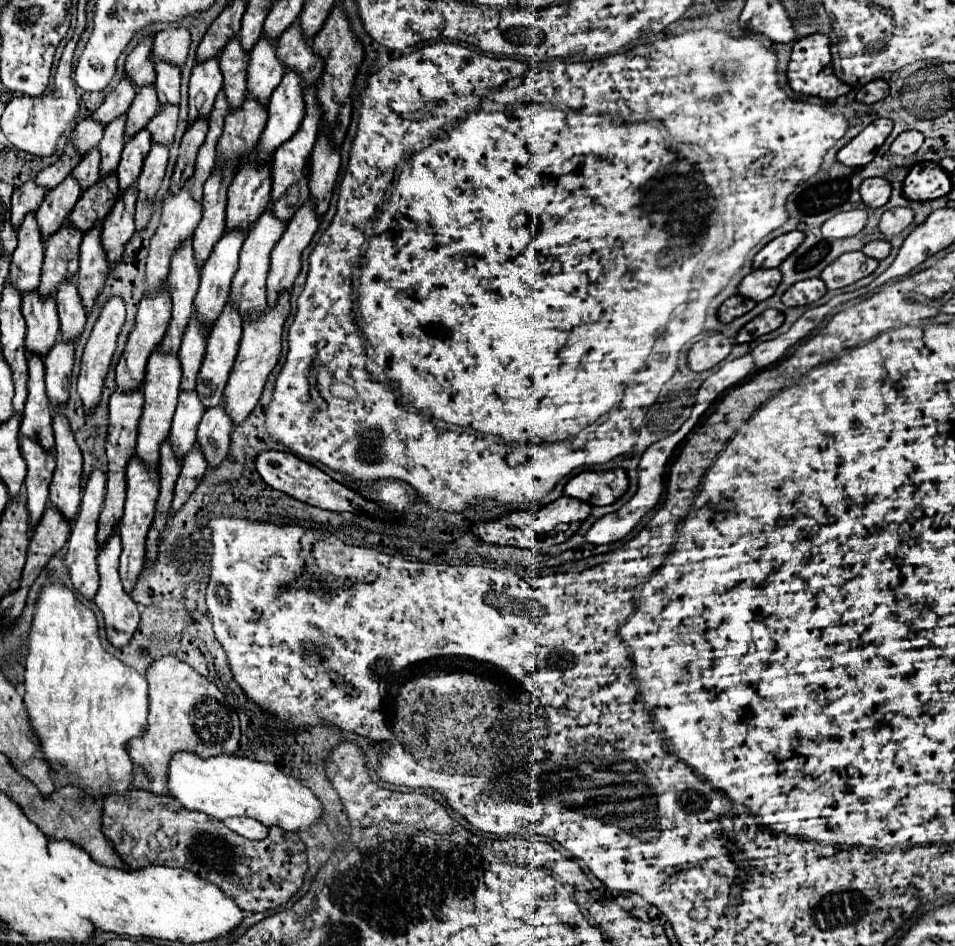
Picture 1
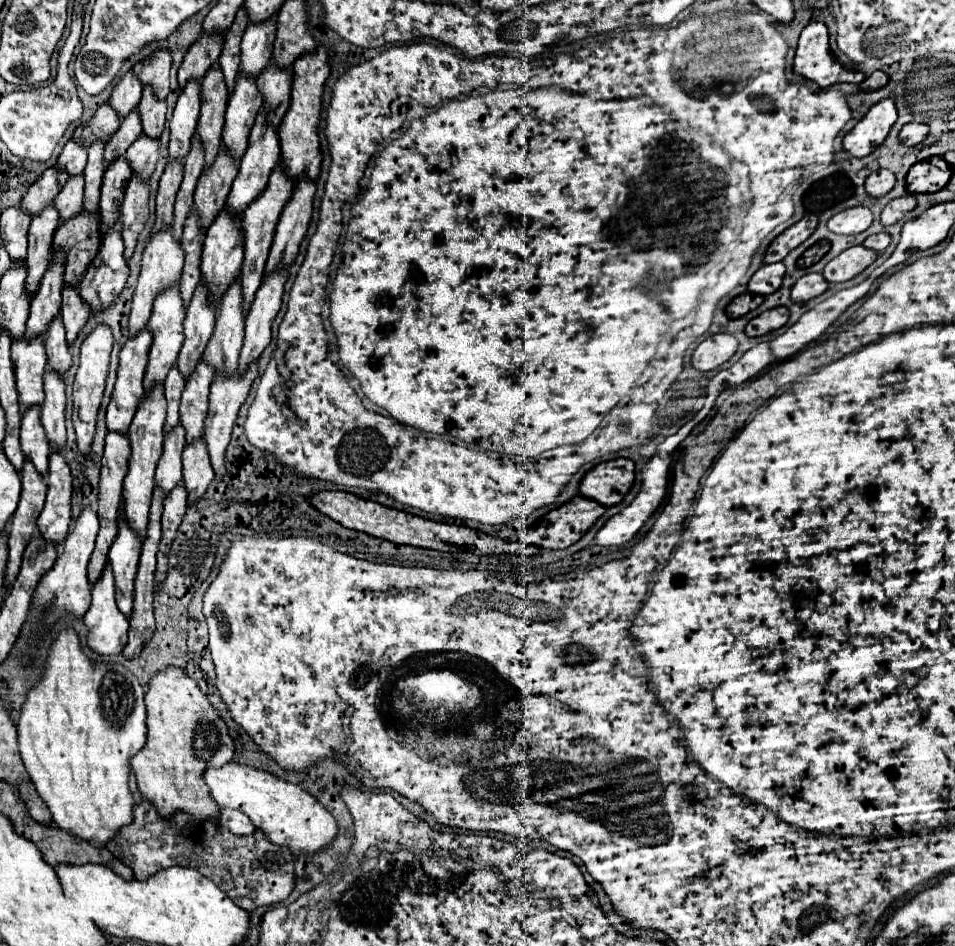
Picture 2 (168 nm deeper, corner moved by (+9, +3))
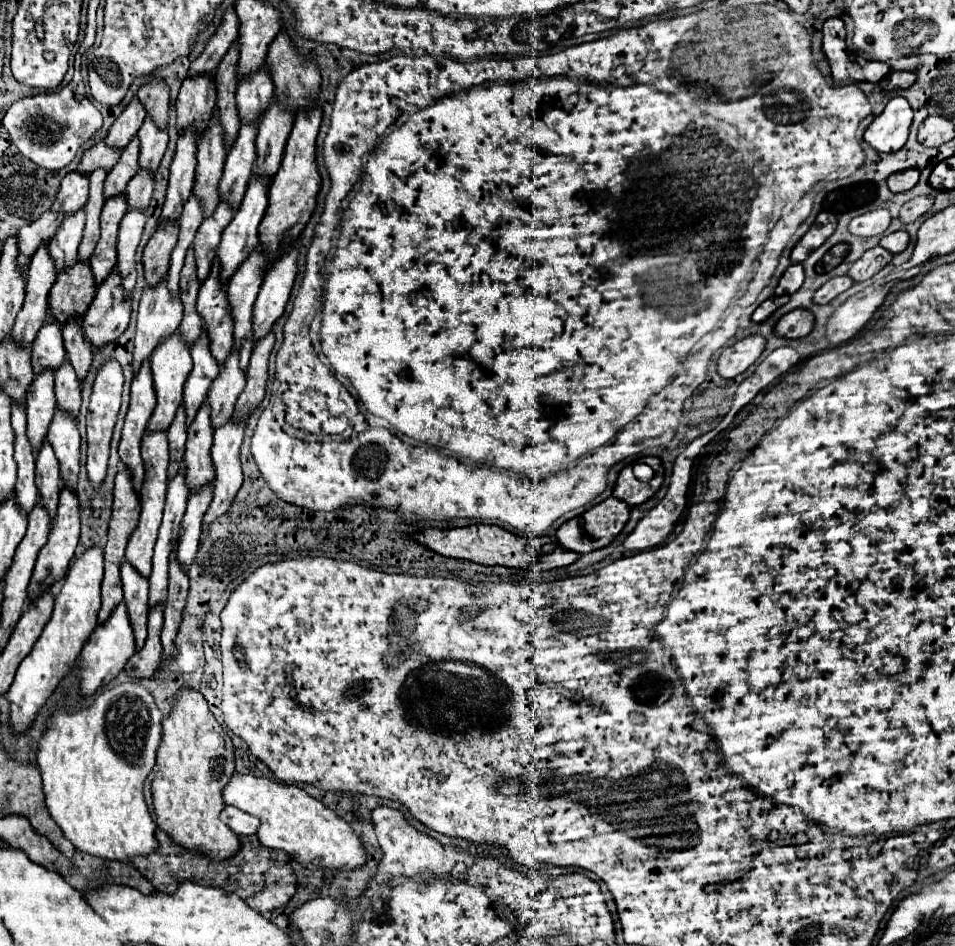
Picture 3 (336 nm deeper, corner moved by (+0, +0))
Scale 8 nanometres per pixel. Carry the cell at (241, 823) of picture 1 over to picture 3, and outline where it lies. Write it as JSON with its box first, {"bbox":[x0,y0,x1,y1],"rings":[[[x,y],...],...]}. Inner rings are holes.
{"bbox":[221,805,259,835],"rings":[[[225,805],[225,809],[221,811],[221,821],[231,827],[237,835],[255,835],[257,833],[257,827],[259,827],[259,819],[237,809],[237,807],[231,807],[231,805]]]}

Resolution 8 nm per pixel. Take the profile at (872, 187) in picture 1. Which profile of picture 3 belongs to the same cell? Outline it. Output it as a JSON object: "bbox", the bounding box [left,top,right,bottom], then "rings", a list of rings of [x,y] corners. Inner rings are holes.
{"bbox":[887,169,919,193],"rings":[[[905,169],[905,171],[897,171],[887,179],[887,185],[891,191],[899,193],[899,191],[909,191],[917,185],[919,181],[919,171],[917,169]]]}

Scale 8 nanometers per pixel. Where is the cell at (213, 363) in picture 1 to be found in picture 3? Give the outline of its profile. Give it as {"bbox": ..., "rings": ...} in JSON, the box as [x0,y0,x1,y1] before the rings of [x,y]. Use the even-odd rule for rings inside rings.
{"bbox":[185,403,215,493],"rings":[[[205,403],[193,425],[187,431],[187,451],[185,451],[185,475],[189,475],[189,493],[199,491],[205,483],[215,479],[215,469],[211,461],[213,427],[209,419],[209,405]]]}

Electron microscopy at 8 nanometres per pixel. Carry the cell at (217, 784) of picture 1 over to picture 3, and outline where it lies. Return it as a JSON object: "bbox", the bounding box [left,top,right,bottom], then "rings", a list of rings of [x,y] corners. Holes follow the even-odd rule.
{"bbox":[223,775,367,871],"rings":[[[233,775],[223,791],[227,805],[239,807],[245,813],[259,817],[261,825],[257,831],[259,841],[269,849],[281,849],[291,859],[307,867],[317,869],[347,869],[353,871],[367,861],[367,851],[361,839],[353,833],[351,825],[327,809],[321,801],[307,795],[297,785],[277,783],[265,777]]]}

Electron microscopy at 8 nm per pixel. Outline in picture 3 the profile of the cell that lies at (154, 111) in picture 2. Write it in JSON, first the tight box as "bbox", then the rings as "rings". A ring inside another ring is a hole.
{"bbox":[139,117,167,171],"rings":[[[151,117],[145,119],[143,127],[139,129],[139,141],[141,141],[141,151],[139,151],[139,167],[147,171],[157,171],[163,153],[167,149],[167,131],[157,129],[157,125],[151,121]]]}

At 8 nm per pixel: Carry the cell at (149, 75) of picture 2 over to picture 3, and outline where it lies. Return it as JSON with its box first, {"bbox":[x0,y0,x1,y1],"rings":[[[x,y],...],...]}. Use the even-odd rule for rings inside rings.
{"bbox":[139,79,169,129],"rings":[[[151,79],[139,89],[139,101],[145,107],[147,115],[157,123],[159,129],[165,129],[169,119],[169,89],[163,81]]]}

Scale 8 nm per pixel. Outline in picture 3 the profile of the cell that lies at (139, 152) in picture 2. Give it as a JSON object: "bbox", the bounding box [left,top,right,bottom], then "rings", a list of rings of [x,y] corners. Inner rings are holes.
{"bbox":[125,169,153,211],"rings":[[[139,169],[139,173],[129,181],[125,189],[125,199],[129,209],[145,211],[153,195],[153,175],[145,169]]]}

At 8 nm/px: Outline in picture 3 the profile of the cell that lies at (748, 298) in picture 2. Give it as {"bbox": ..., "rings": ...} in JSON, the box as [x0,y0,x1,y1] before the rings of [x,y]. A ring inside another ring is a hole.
{"bbox":[753,297,783,323],"rings":[[[775,297],[763,301],[763,303],[755,309],[755,313],[753,313],[753,321],[755,321],[755,323],[763,323],[763,321],[767,321],[769,315],[781,307],[781,303],[783,303],[781,297],[777,297],[777,305],[775,305]]]}

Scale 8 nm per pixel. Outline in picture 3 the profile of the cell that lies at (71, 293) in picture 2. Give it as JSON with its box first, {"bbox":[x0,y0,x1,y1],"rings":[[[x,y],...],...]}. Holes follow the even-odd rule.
{"bbox":[63,317,91,385],"rings":[[[77,317],[69,319],[63,325],[63,339],[65,339],[65,353],[73,369],[77,371],[79,383],[83,385],[89,367],[91,367],[91,345],[85,341],[83,331],[81,331],[81,321]]]}

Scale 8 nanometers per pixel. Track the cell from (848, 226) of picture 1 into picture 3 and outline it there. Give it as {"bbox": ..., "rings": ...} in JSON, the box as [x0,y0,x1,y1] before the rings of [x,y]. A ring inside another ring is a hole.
{"bbox":[849,209,891,237],"rings":[[[875,209],[851,219],[849,231],[859,237],[873,237],[881,235],[889,227],[889,223],[891,223],[891,213],[887,209]]]}

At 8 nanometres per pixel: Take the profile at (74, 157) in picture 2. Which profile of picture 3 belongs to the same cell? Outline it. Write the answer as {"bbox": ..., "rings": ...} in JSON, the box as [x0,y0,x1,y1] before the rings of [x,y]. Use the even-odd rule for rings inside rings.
{"bbox":[51,171,89,215],"rings":[[[77,171],[67,173],[65,179],[61,181],[61,189],[57,193],[51,211],[63,211],[65,215],[77,213],[79,209],[85,207],[87,193],[89,193],[89,177]]]}

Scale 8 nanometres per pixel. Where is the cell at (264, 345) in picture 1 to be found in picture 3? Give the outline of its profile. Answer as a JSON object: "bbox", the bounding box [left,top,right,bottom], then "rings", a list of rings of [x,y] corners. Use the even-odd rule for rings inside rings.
{"bbox":[203,421,245,537],"rings":[[[229,421],[227,425],[219,427],[213,435],[211,459],[215,465],[215,481],[213,481],[213,501],[203,517],[203,537],[207,535],[209,525],[217,517],[227,513],[237,491],[241,489],[243,473],[241,473],[239,453],[243,443],[243,431],[245,431],[245,421],[241,423]]]}

